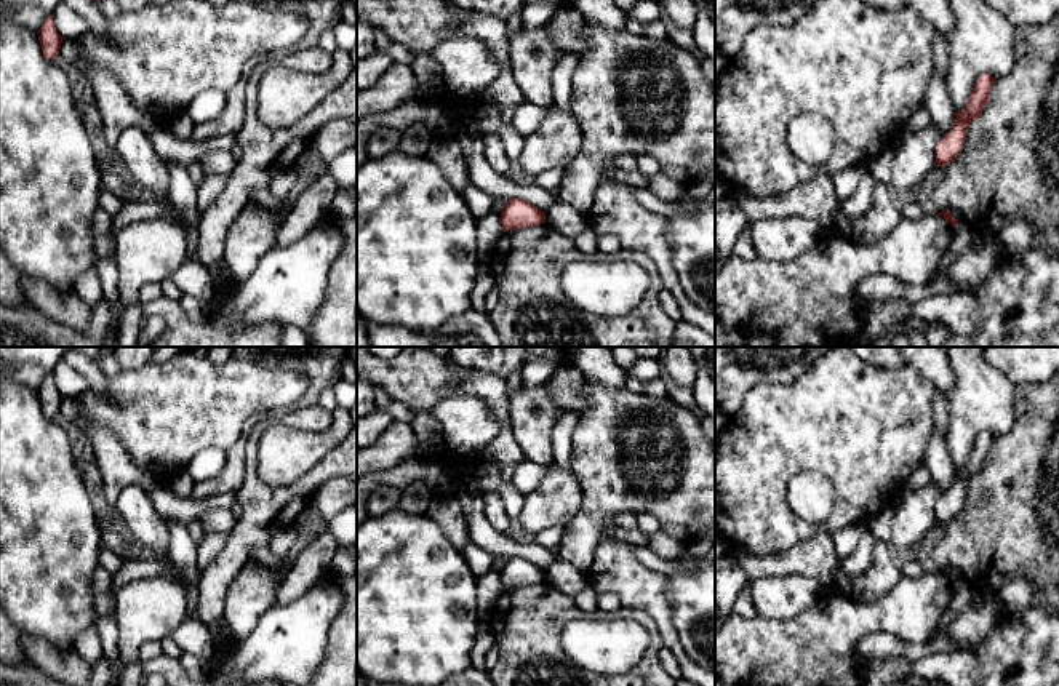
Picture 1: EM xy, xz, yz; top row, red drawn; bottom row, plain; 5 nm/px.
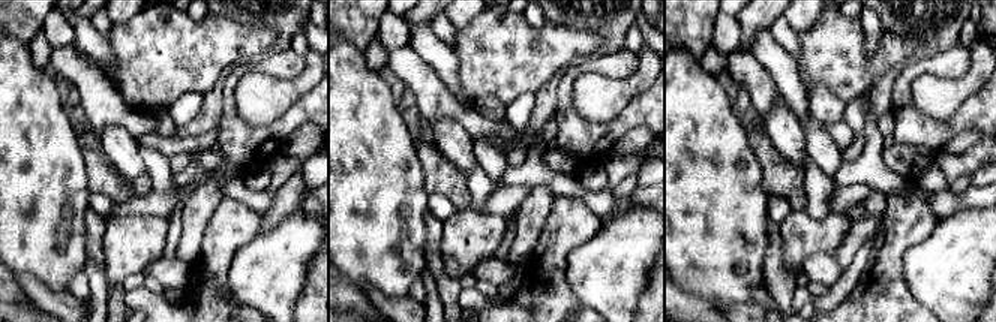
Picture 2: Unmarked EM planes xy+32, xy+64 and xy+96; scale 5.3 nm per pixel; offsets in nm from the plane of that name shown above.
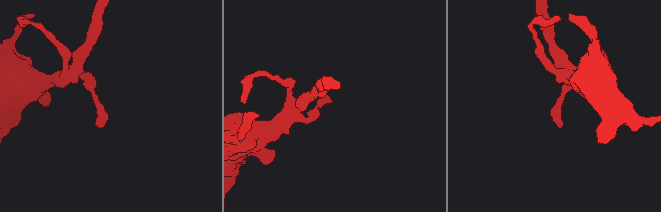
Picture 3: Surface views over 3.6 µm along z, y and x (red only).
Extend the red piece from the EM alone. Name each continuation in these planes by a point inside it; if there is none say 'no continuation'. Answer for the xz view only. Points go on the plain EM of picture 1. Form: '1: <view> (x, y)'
no continuation

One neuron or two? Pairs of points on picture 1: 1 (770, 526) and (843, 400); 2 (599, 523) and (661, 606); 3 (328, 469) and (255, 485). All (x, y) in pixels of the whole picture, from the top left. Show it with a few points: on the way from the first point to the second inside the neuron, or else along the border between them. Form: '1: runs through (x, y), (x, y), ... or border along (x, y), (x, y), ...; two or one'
1: runs through (770, 494), (770, 474), (811, 432); one
2: border along (607, 536), (600, 541), (594, 562), (586, 570); two
3: runs through (311, 482), (287, 499), (272, 499); one

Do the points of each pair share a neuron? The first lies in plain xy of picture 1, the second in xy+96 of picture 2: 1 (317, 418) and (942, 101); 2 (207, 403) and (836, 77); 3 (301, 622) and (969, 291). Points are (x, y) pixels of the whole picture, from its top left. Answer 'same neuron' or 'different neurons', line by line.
1: different neurons
2: same neuron
3: same neuron

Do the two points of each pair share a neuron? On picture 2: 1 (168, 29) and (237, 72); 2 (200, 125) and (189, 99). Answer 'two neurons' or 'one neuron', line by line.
1: two neurons
2: two neurons

